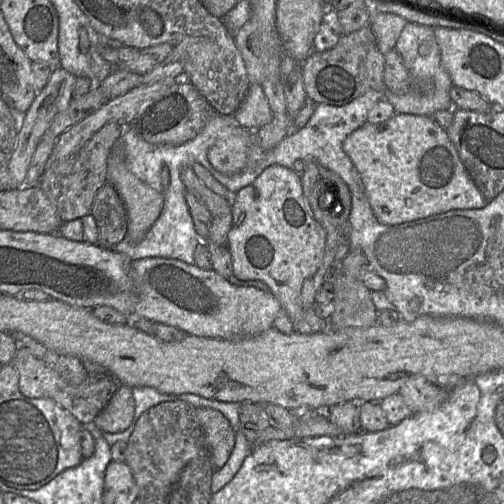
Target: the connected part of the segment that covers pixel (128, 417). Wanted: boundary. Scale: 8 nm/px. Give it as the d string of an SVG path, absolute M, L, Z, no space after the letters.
M118 385L105 408L97 415L94 425L103 433L117 433L126 430L133 422L135 401L132 388Z

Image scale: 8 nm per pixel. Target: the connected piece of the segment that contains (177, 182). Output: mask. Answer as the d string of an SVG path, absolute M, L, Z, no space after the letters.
M166 168L159 172L159 178L163 183L162 195L164 198L163 209L158 219L149 229L145 237L139 243L132 243L123 239L110 248L127 255L131 260L148 257L177 259L188 264L194 264L194 251L201 239L198 236L187 202L185 200L186 188L181 177L176 178L175 172L169 172Z

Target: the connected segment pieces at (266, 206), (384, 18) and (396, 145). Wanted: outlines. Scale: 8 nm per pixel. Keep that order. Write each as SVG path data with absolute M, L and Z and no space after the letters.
M274 164L266 167L265 170L263 170L263 172L252 183L243 187L234 195L231 201L231 214L232 223L228 232L226 246L229 249L232 257L233 276L239 280L259 280L264 282L268 286L270 292L279 300L283 309L290 316L294 324L294 331L309 335L326 330L329 327L329 320L319 317L315 313L314 308L304 309L301 303L302 286L304 282L317 271L323 259L326 245L326 232L314 218L309 203L303 194L301 176L293 169L289 169L282 165Z
M379 12L369 20L378 50L385 55L394 49L397 39L408 22L392 13Z
M395 113L389 120L383 123L370 124L365 122L361 127L345 138L342 143L342 149L361 177L366 197L370 203L373 214L377 220L383 224L399 225L455 209L480 209L489 202L479 191L465 166L461 162L457 150L449 139L447 131L436 125L429 116Z

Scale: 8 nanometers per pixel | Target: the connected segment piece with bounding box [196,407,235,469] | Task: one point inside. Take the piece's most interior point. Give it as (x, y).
(220, 435)

